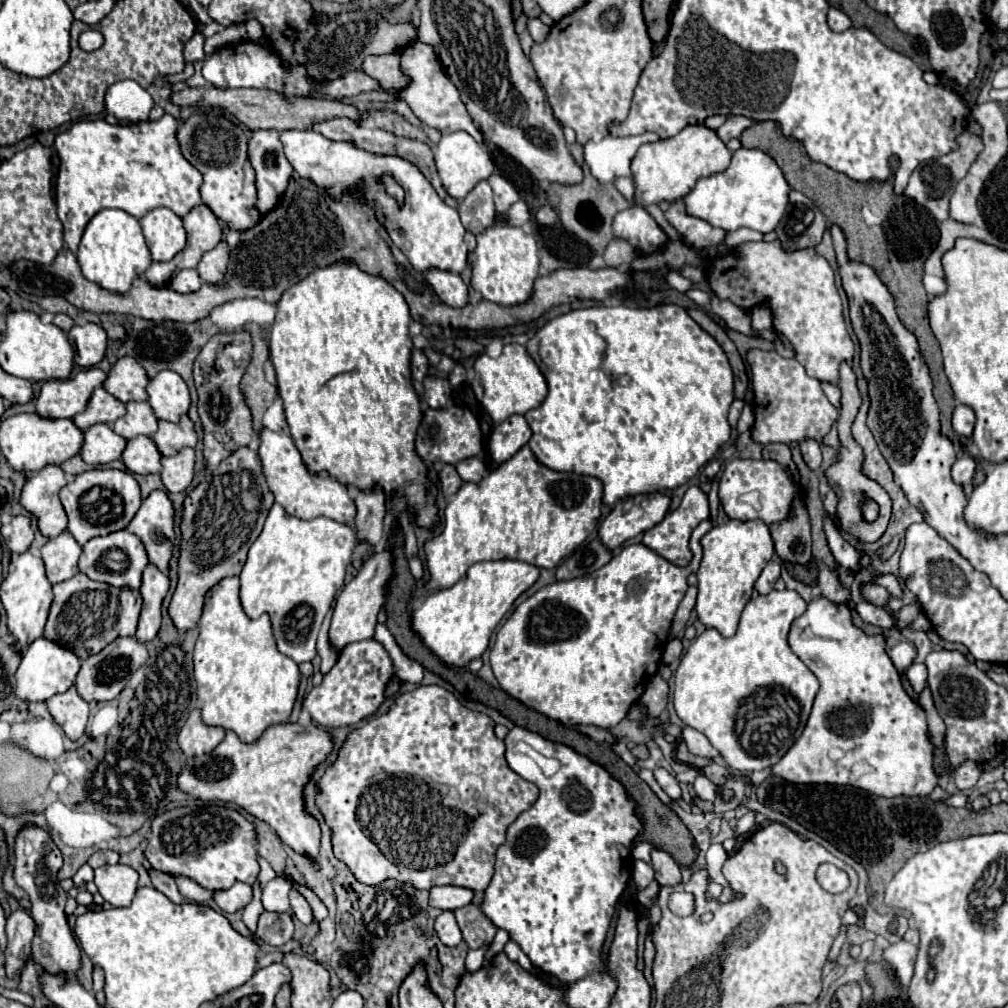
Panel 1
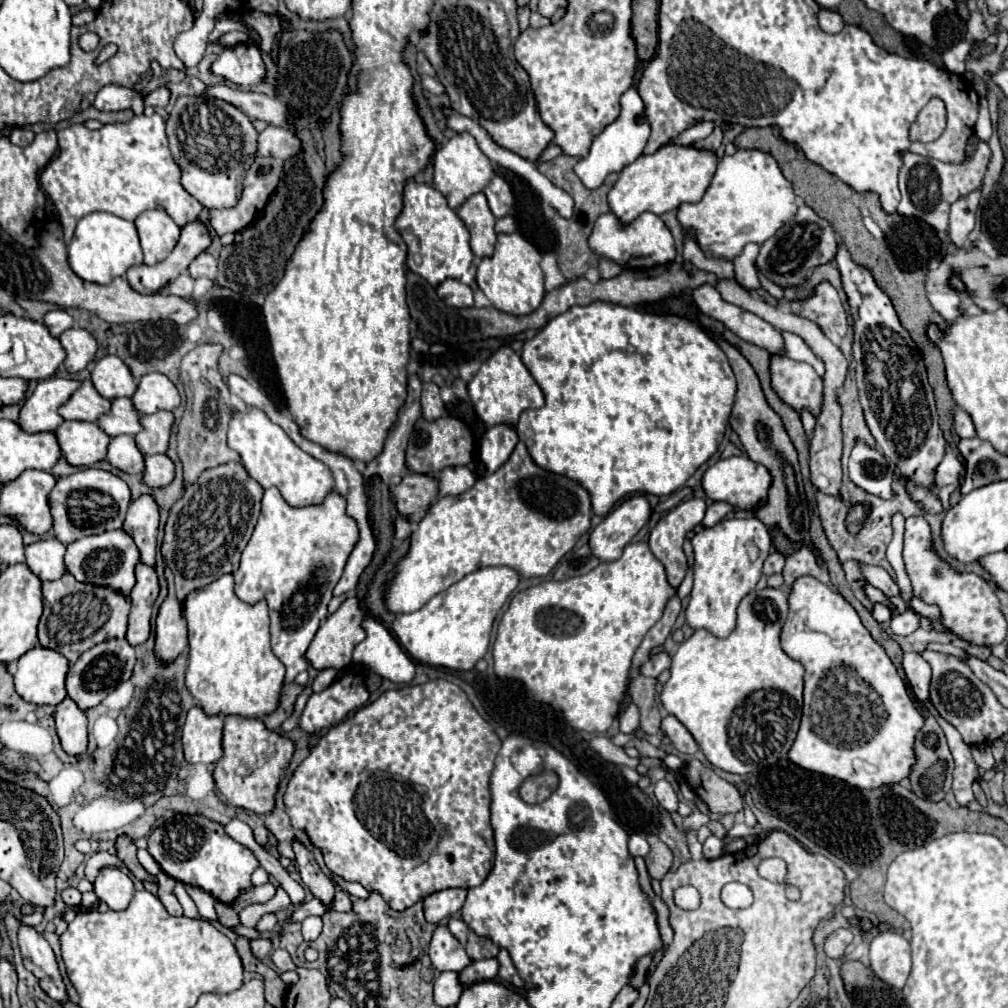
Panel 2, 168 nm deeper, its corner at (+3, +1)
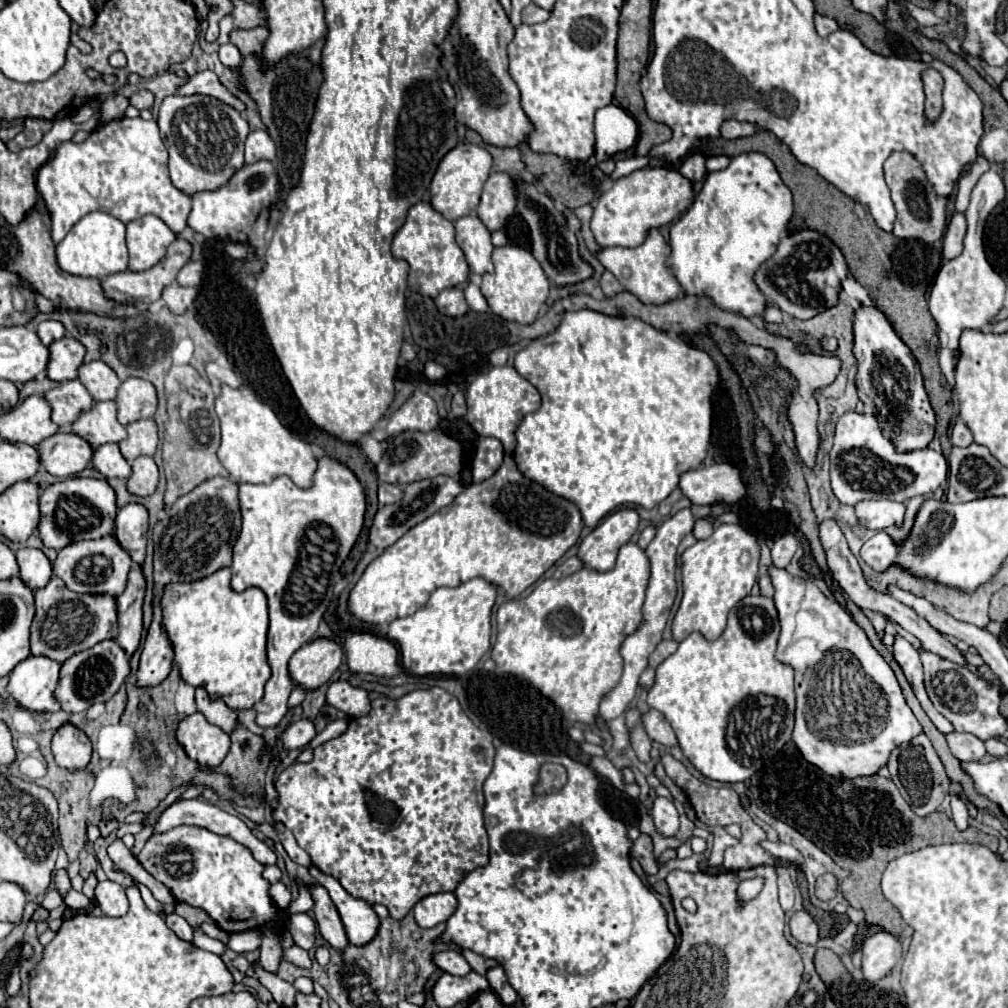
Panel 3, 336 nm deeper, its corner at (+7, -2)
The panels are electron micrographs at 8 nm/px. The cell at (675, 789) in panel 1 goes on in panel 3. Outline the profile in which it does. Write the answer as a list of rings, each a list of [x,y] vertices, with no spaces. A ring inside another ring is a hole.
[[[655,797],[655,801],[653,801],[653,821],[655,821],[655,827],[665,837],[675,837],[675,833],[679,829],[679,813],[677,813],[671,799]]]

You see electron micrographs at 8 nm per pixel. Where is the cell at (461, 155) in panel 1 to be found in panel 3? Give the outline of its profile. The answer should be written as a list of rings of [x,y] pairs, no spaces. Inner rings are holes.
[[[459,143],[457,147],[453,147],[441,161],[439,167],[431,179],[429,185],[429,193],[431,193],[431,205],[435,211],[439,211],[445,219],[455,221],[463,215],[469,215],[477,209],[479,205],[479,197],[483,191],[483,183],[487,181],[489,173],[491,173],[491,165],[493,159],[491,155],[471,143]]]

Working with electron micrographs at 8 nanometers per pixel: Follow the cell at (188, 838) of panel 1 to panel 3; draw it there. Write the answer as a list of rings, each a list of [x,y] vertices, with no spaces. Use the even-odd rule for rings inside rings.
[[[181,825],[149,837],[137,861],[157,881],[169,887],[177,901],[205,909],[227,933],[261,927],[277,913],[277,907],[267,895],[269,883],[261,875],[265,867],[253,859],[247,847],[233,843],[229,837],[201,827]]]

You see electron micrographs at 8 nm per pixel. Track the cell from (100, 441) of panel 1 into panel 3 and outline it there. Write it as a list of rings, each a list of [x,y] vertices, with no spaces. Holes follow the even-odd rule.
[[[57,431],[37,447],[41,465],[55,477],[77,475],[93,459],[93,445],[73,431]]]

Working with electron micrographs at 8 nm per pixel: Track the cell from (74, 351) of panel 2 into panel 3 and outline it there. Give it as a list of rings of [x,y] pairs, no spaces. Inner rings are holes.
[[[63,337],[49,345],[51,359],[47,365],[47,375],[53,381],[77,379],[77,369],[83,365],[85,347],[73,337]]]

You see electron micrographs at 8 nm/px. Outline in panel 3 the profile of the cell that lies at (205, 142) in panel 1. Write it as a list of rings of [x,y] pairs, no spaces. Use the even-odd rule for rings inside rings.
[[[205,95],[165,97],[157,123],[169,151],[169,177],[173,185],[189,197],[199,191],[217,191],[225,187],[235,171],[245,165],[243,151],[249,135],[247,119],[219,99]]]

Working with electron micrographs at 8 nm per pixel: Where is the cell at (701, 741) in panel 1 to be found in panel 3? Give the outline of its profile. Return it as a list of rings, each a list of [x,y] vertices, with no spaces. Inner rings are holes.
[[[651,709],[649,713],[645,713],[643,723],[645,723],[647,735],[653,741],[657,741],[657,743],[661,743],[665,747],[677,747],[677,737],[675,737],[671,725],[665,721],[665,717],[659,711]]]

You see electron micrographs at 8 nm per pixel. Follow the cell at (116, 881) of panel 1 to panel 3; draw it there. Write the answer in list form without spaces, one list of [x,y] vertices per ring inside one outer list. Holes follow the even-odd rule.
[[[101,881],[95,887],[95,901],[107,917],[121,917],[129,909],[125,889],[115,881]]]

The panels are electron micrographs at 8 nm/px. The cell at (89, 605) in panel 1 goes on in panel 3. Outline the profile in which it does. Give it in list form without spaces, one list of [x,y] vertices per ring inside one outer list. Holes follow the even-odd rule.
[[[53,577],[43,589],[35,591],[35,605],[37,613],[31,627],[31,653],[33,655],[47,655],[59,663],[63,663],[73,653],[81,653],[103,639],[117,639],[117,601],[111,595],[81,595],[73,593],[65,587],[59,577]]]

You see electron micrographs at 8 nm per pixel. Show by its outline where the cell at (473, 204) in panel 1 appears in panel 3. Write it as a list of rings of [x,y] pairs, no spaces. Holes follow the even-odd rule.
[[[477,213],[459,217],[455,221],[455,231],[457,231],[457,243],[465,251],[471,273],[483,275],[493,271],[491,231],[481,223]]]

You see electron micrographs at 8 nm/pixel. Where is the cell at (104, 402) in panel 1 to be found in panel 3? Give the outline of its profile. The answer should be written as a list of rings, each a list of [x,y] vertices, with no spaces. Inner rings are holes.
[[[79,379],[59,383],[59,387],[47,391],[45,397],[53,409],[51,419],[61,429],[71,427],[81,417],[81,413],[91,411],[93,407],[93,397]]]

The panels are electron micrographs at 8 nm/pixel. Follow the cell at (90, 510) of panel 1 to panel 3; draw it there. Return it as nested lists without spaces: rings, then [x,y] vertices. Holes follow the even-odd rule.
[[[69,477],[49,485],[41,493],[41,523],[39,535],[45,547],[63,549],[75,541],[83,539],[101,539],[113,533],[117,503],[115,491],[105,479],[87,479],[87,477]]]

